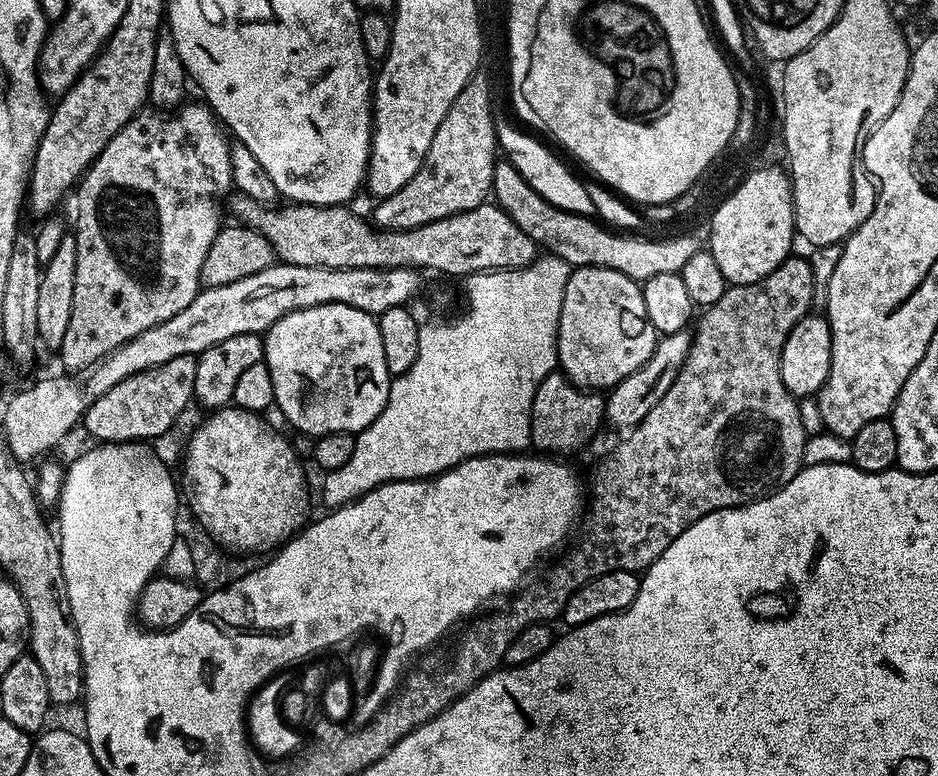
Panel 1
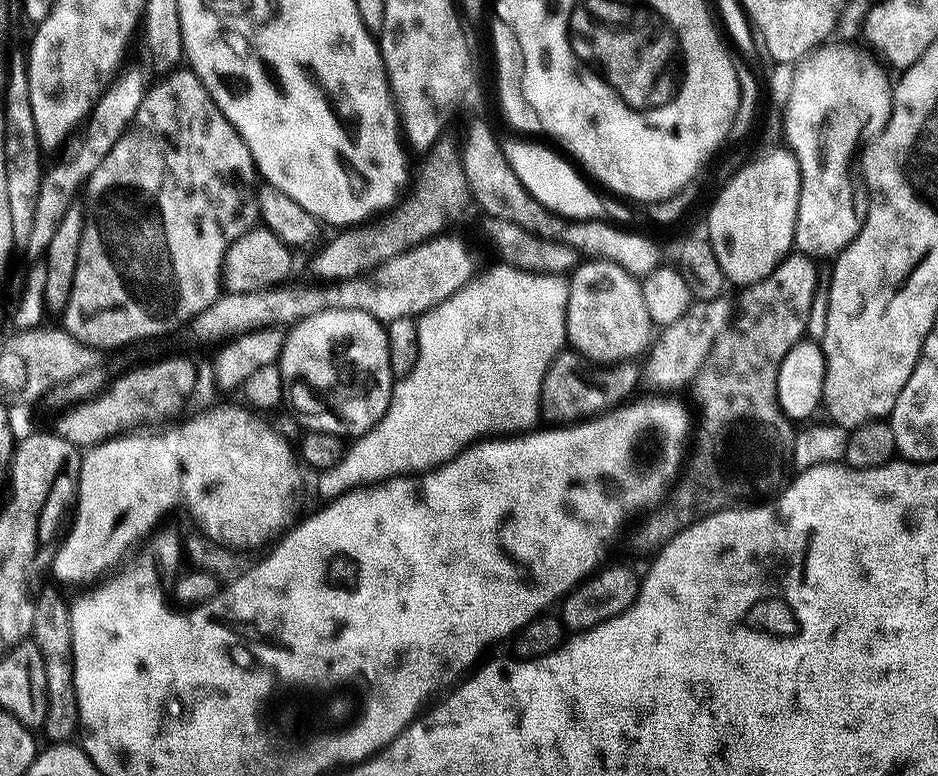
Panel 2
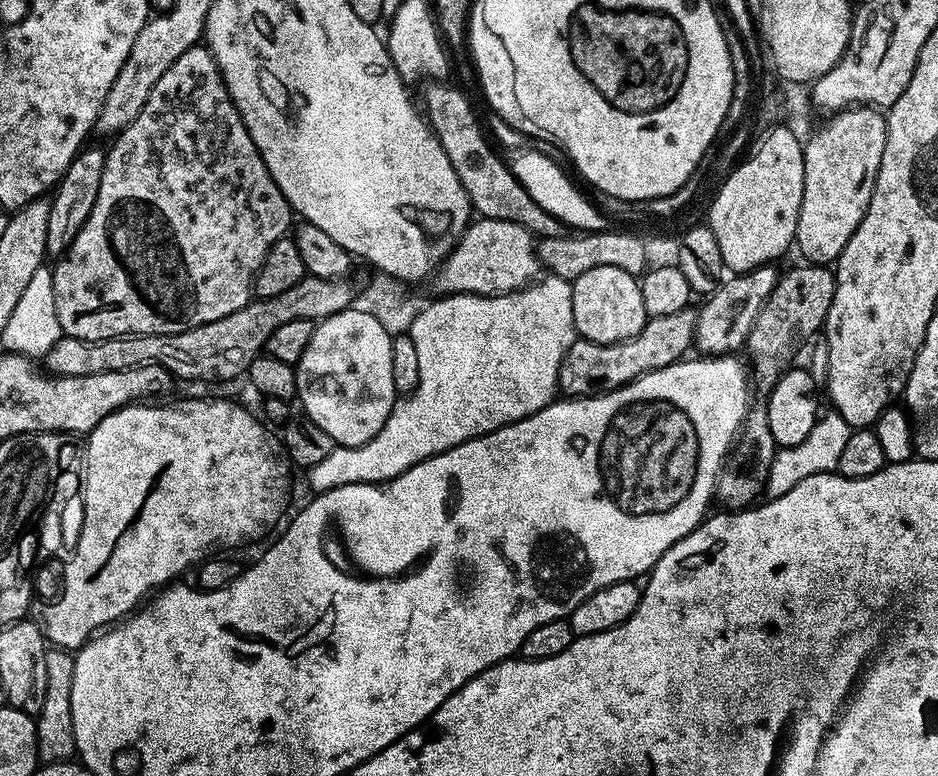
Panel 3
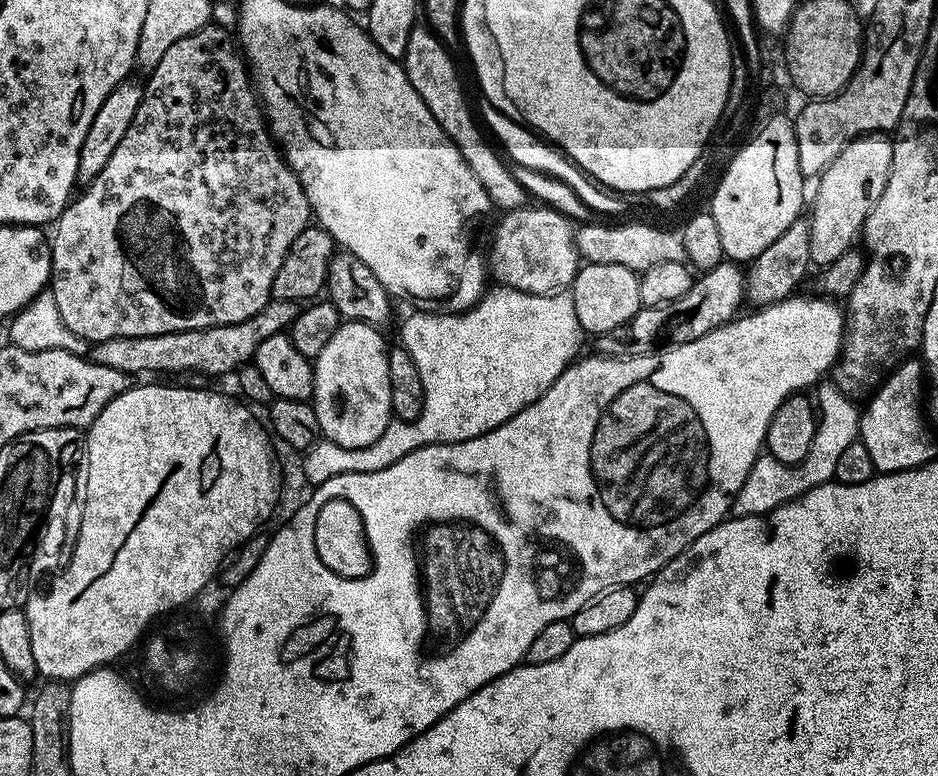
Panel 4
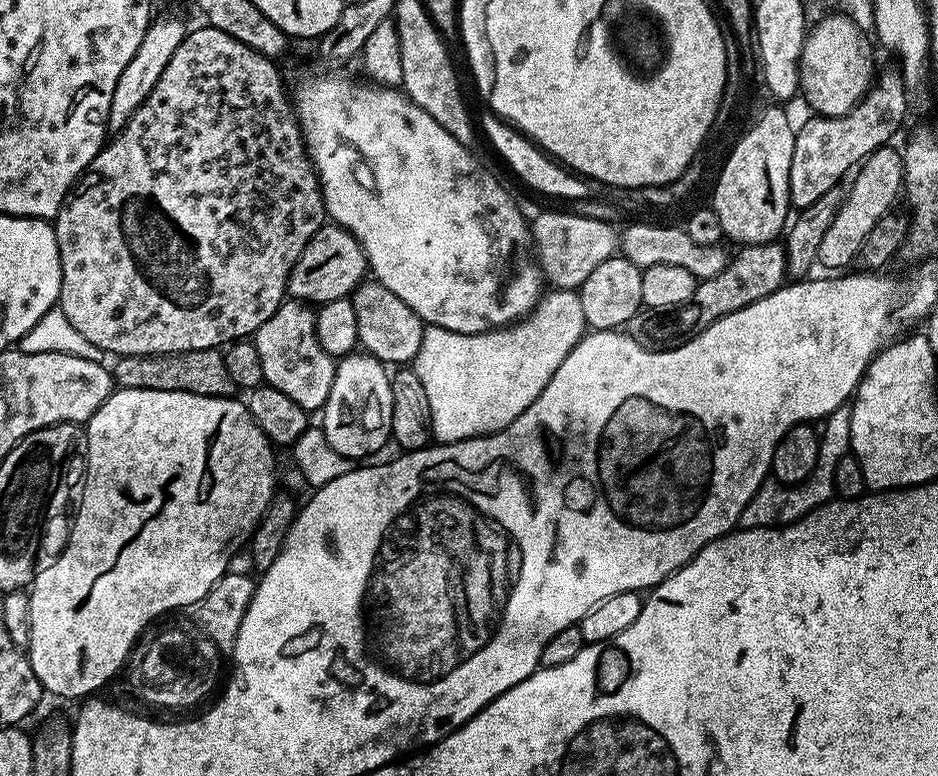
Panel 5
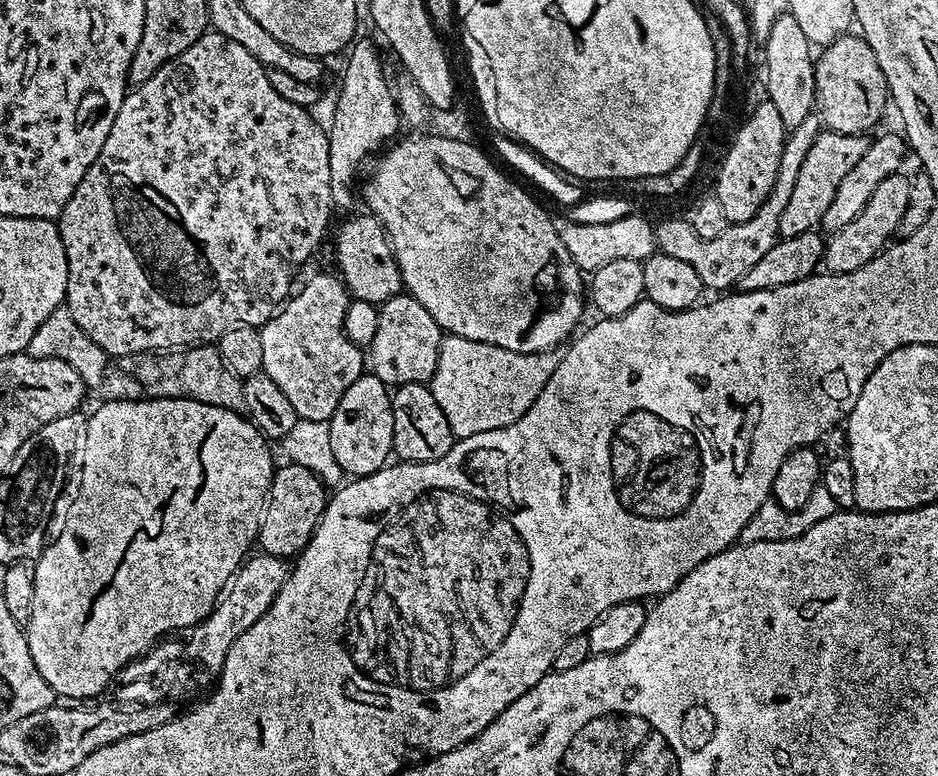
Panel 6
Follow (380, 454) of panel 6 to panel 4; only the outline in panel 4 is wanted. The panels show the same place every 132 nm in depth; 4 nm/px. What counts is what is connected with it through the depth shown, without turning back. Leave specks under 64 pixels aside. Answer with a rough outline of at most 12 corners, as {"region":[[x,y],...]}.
{"region":[[374,324],[314,358],[323,439],[365,448],[394,419],[389,349]]}

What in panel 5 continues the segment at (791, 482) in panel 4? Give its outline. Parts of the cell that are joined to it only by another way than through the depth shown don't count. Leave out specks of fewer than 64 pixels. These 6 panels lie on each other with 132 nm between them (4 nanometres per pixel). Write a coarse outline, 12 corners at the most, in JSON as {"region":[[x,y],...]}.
{"region":[[851,407],[819,433],[818,462],[800,484],[775,478],[746,502],[740,528],[779,528],[834,496],[834,466],[849,455]]}

